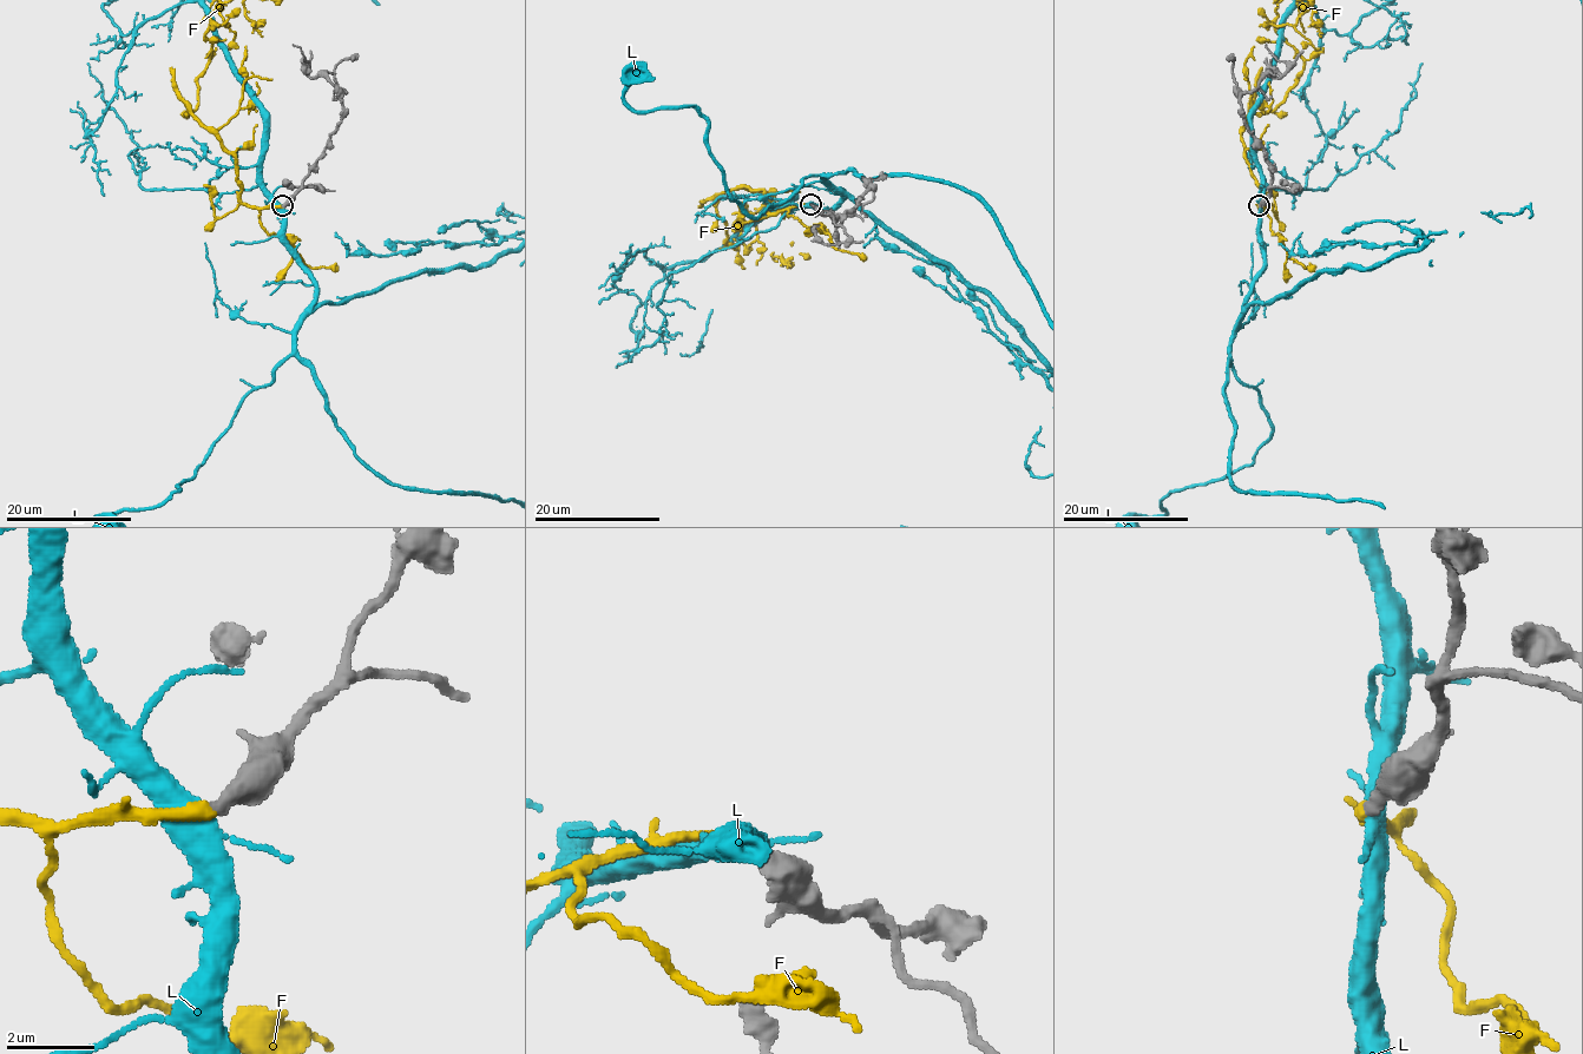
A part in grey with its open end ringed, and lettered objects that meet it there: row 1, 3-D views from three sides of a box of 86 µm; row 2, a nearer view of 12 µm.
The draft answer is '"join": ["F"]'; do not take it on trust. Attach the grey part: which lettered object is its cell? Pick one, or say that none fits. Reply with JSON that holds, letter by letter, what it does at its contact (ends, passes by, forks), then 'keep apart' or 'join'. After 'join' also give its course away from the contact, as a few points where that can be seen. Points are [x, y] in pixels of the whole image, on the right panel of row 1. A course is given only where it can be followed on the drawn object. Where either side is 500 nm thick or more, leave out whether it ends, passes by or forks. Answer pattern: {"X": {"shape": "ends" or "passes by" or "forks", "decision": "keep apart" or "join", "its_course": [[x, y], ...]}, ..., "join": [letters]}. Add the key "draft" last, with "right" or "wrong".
{"F": {"shape": "ends", "decision": "join", "its_course": [[1259, 205], [1267, 201], [1242, 127], [1272, 111], [1304, 68], [1275, 30]]}, "L": {"shape": "forks", "decision": "keep apart"}, "join": ["F"], "draft": "right"}

